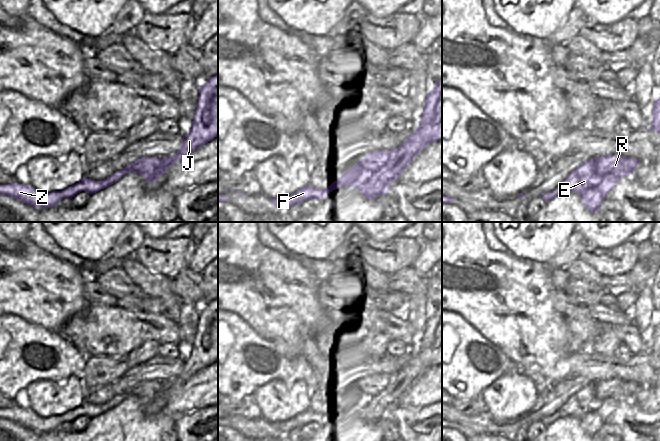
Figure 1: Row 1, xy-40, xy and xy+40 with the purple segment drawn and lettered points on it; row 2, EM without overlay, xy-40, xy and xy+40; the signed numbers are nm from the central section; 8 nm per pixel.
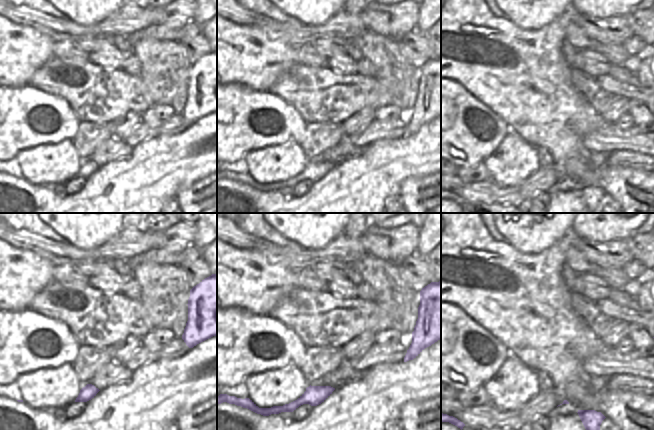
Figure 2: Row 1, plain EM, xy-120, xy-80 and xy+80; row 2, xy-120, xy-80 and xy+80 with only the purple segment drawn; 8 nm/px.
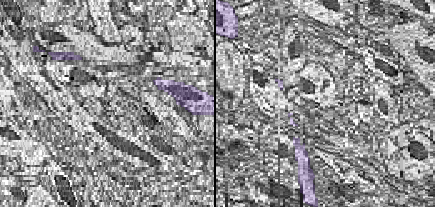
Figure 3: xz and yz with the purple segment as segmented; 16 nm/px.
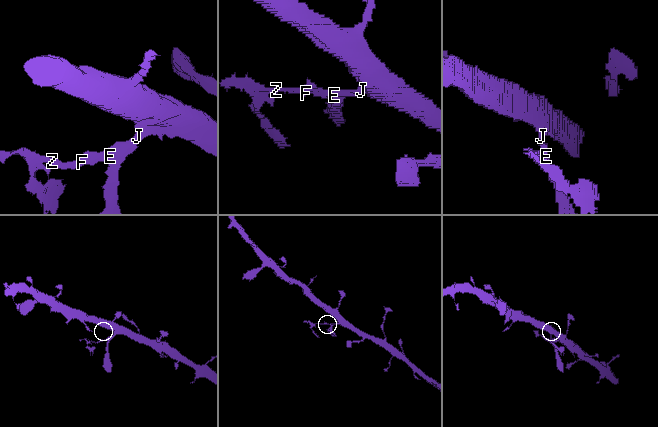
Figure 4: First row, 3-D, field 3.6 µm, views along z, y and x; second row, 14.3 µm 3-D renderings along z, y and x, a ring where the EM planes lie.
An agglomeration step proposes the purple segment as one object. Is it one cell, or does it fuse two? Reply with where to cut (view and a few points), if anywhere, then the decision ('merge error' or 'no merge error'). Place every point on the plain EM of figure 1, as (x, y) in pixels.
xy (345, 396), (331, 410), (332, 414) | merge error

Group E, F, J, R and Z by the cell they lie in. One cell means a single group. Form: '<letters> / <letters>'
E J R / F Z

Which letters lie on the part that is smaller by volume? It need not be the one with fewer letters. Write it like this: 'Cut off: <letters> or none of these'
Cut off: F, Z

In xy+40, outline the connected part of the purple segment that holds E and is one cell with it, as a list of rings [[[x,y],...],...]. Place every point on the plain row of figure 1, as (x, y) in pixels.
[[[604,379],[589,383],[574,393],[561,408],[545,419],[544,425],[550,425],[560,417],[578,417],[581,426],[592,437],[599,437],[599,432],[607,418],[622,401],[629,401],[641,386],[620,379]]]

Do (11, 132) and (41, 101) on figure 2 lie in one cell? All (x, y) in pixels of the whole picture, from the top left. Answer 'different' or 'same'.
same

